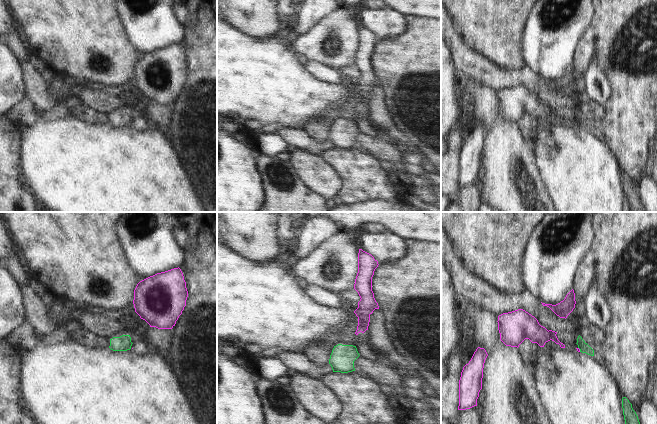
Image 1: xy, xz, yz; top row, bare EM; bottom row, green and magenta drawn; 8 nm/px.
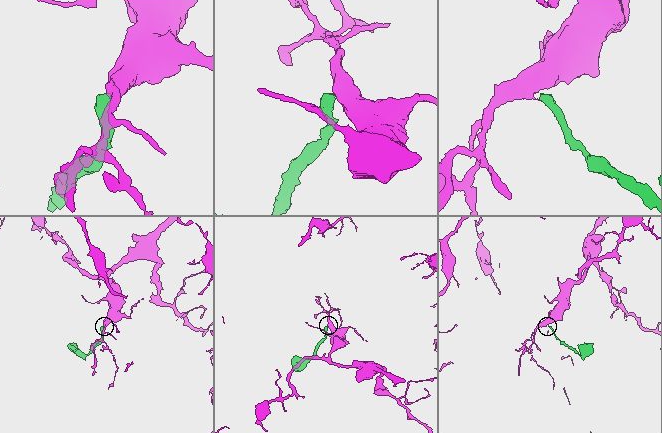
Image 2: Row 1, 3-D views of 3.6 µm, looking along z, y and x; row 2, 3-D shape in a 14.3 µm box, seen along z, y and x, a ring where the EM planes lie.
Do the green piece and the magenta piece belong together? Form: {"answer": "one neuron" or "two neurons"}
{"answer": "two neurons"}

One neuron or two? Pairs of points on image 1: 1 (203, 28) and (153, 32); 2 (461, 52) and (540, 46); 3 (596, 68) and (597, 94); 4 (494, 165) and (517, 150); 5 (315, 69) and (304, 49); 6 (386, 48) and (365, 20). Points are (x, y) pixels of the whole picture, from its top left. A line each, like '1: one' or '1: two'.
1: two
2: two
3: one
4: one
5: two
6: two

